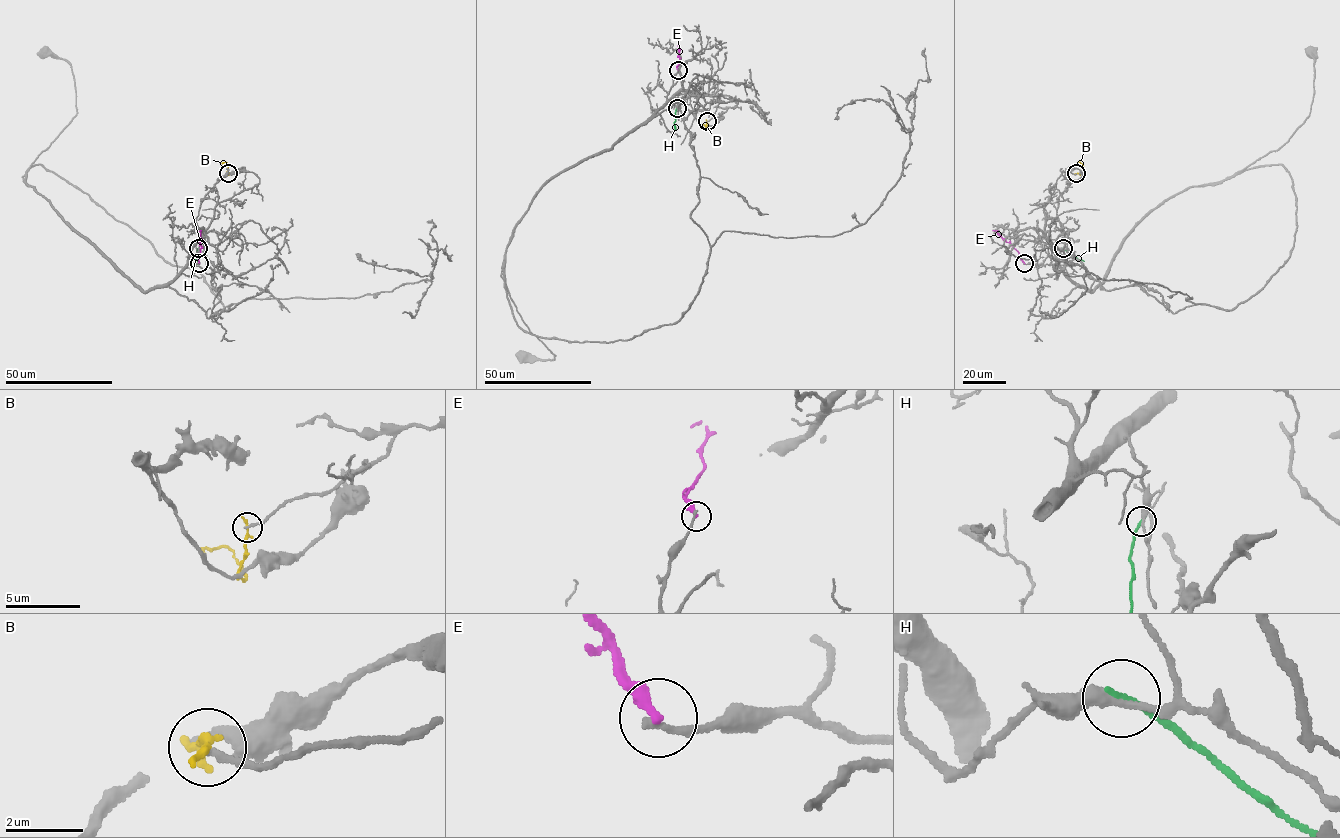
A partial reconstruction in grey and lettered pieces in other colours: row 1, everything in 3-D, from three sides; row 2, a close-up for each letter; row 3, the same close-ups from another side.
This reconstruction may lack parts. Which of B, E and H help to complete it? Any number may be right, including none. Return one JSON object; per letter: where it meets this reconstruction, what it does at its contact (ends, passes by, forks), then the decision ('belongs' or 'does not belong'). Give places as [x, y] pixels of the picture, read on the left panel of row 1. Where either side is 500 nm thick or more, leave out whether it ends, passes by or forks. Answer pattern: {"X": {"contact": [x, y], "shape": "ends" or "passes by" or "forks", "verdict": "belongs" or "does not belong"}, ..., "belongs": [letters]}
{"B": {"contact": [228, 173], "shape": "ends", "verdict": "does not belong"}, "E": {"contact": [199, 263], "shape": "ends", "verdict": "does not belong"}, "H": {"contact": [198, 248], "shape": "ends", "verdict": "does not belong"}, "belongs": []}

